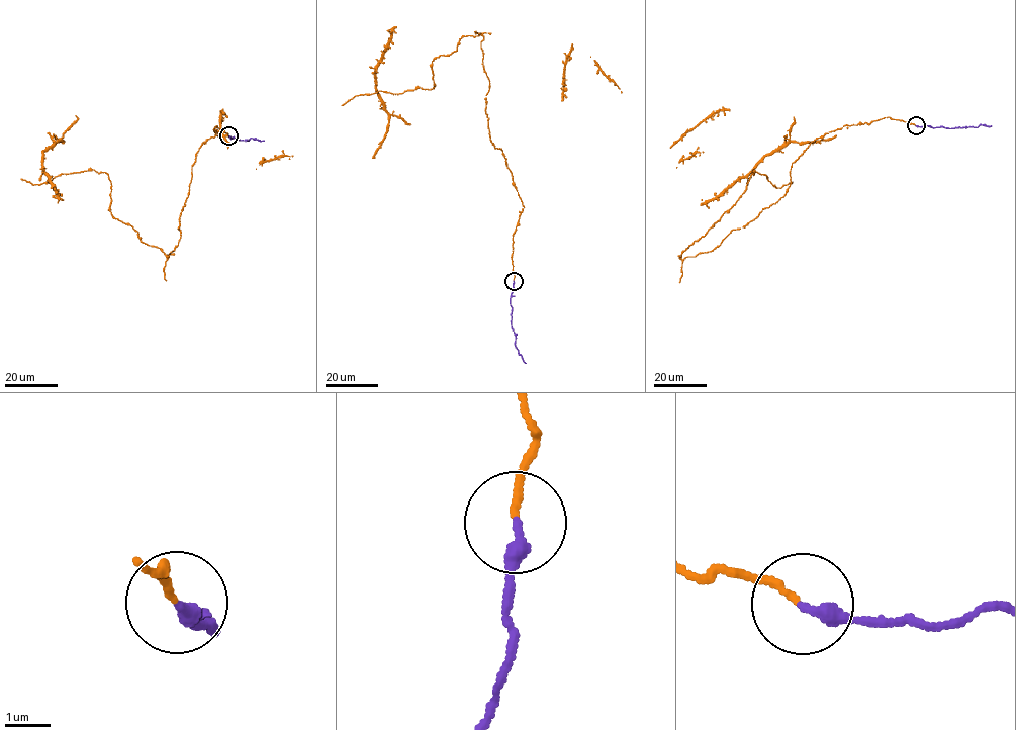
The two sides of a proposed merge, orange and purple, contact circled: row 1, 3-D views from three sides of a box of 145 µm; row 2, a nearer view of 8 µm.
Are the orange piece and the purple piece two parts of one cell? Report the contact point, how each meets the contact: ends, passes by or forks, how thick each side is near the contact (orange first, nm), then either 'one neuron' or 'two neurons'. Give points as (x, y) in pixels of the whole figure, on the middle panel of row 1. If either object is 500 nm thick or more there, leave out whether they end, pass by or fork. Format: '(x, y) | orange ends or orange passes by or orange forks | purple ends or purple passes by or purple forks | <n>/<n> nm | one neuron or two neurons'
(514, 281) | orange ends | purple ends | 140/300 nm | one neuron

